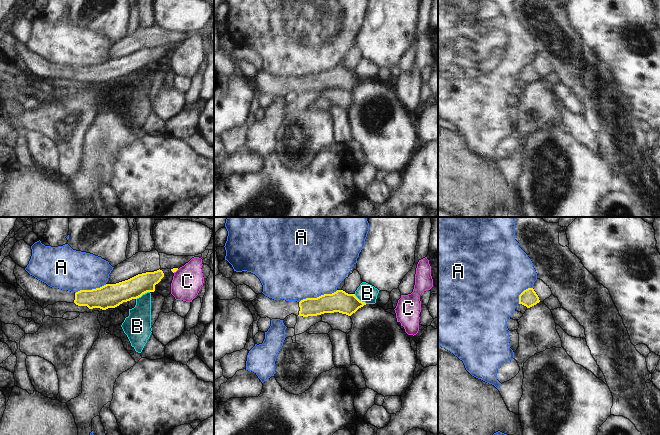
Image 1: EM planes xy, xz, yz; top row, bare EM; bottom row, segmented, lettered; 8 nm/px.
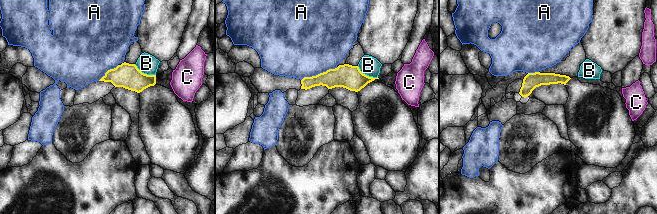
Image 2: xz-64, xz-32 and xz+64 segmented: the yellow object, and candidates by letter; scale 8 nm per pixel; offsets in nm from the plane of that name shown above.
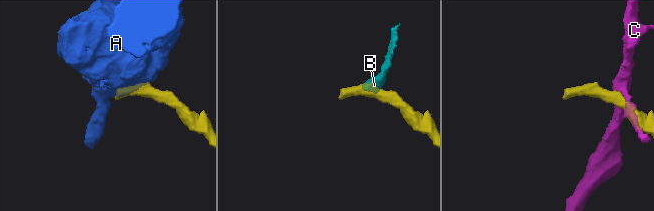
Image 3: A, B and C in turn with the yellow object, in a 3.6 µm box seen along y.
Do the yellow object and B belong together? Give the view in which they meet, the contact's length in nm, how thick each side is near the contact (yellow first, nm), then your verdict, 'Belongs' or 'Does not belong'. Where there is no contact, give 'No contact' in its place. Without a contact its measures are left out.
Touches yellow in xy. Shared border 130 nm. Thickness 190 nm (yellow) against 200 nm. Does not belong.

